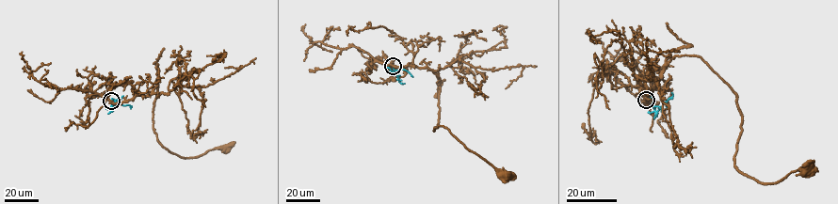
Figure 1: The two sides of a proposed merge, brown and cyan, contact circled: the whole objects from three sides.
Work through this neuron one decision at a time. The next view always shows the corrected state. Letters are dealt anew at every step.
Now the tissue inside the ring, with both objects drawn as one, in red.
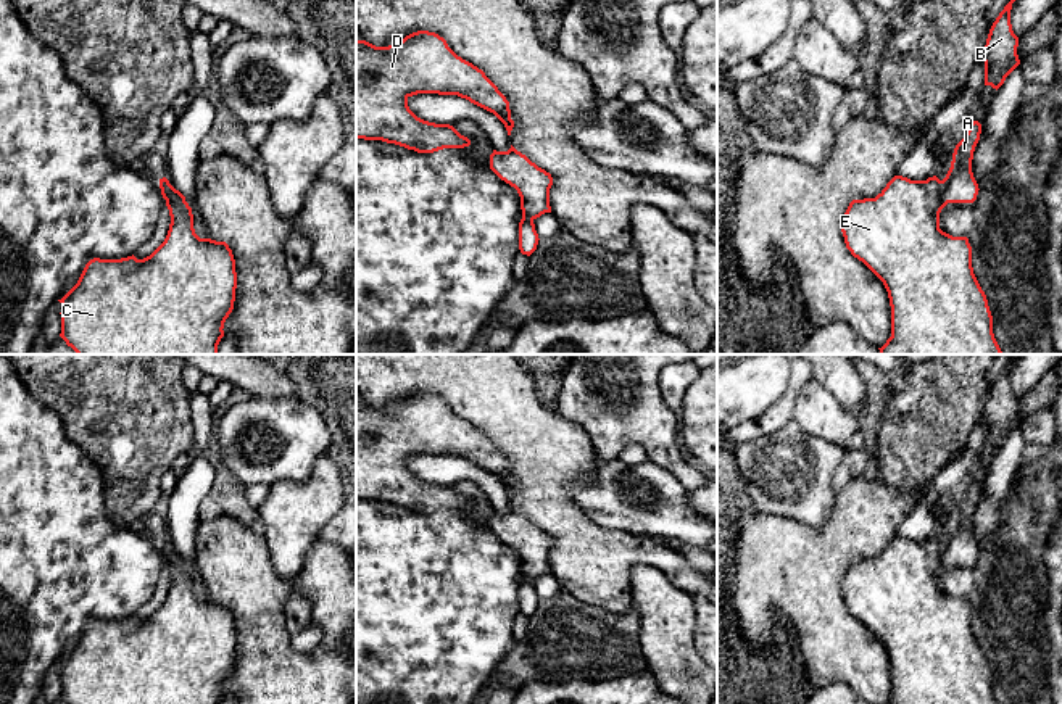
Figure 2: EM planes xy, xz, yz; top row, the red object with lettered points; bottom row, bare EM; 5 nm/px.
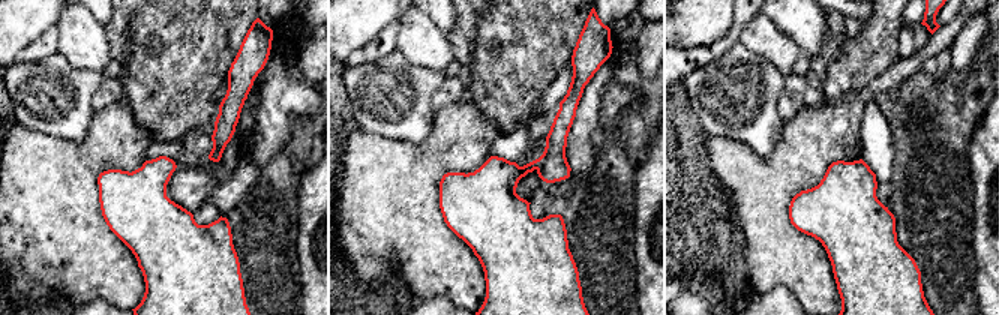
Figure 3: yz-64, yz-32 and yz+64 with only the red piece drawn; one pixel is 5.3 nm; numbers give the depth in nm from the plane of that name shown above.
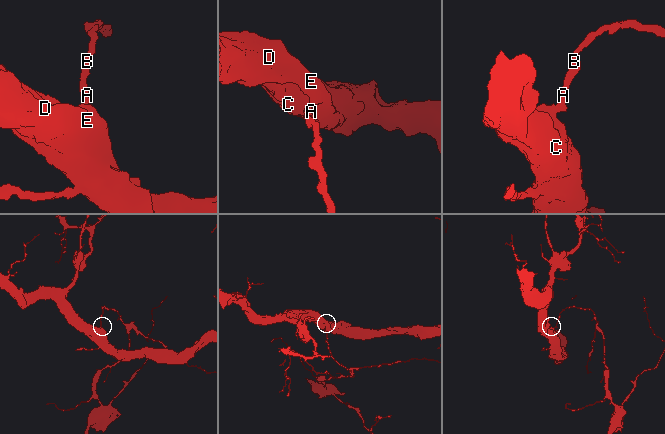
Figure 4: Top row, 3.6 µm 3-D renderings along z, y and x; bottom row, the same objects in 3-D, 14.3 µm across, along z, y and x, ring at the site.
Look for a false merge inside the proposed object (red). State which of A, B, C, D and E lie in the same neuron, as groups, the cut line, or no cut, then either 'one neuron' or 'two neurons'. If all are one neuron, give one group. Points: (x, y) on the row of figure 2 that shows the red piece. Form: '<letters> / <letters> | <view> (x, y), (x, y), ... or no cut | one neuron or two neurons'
A B / C D E | yz (940, 181), (940, 197), (946, 203) | two neurons

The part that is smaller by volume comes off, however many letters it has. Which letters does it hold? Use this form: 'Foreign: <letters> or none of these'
Foreign: A, B

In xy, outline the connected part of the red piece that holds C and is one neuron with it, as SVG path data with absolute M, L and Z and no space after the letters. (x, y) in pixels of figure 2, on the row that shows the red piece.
M169 184L166 200L171 224L164 242L147 258L90 259L77 284L61 298L60 337L77 354L218 354L224 322L234 309L237 272L226 242L200 238L193 229L192 208Z

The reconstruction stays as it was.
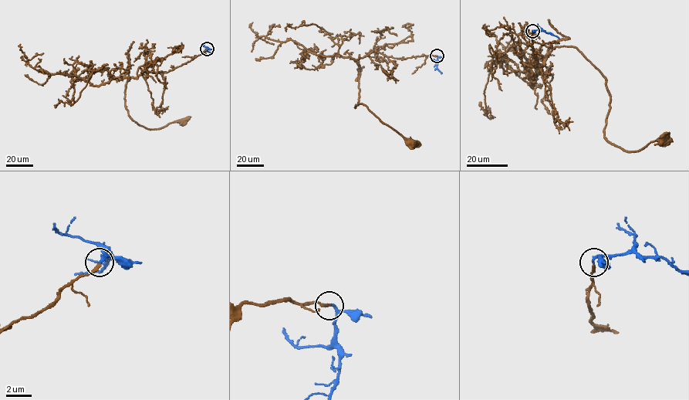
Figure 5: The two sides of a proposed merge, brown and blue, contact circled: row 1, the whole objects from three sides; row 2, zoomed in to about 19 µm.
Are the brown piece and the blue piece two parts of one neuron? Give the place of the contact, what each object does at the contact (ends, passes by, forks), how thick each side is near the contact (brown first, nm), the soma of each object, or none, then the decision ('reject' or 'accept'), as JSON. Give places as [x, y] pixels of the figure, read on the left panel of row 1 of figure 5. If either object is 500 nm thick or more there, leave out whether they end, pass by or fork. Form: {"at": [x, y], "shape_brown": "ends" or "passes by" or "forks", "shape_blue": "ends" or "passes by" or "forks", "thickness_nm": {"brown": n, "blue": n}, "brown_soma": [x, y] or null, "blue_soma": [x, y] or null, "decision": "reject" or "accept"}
{"at": [207, 49], "shape_brown": "ends", "shape_blue": "ends", "thickness_nm": {"brown": 220, "blue": 220}, "brown_soma": [181, 122], "blue_soma": null, "decision": "accept"}

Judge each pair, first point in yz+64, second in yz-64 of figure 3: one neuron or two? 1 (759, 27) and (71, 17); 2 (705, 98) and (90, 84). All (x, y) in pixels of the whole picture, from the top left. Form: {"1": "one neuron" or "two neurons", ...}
{"1": "one neuron", "2": "one neuron"}

